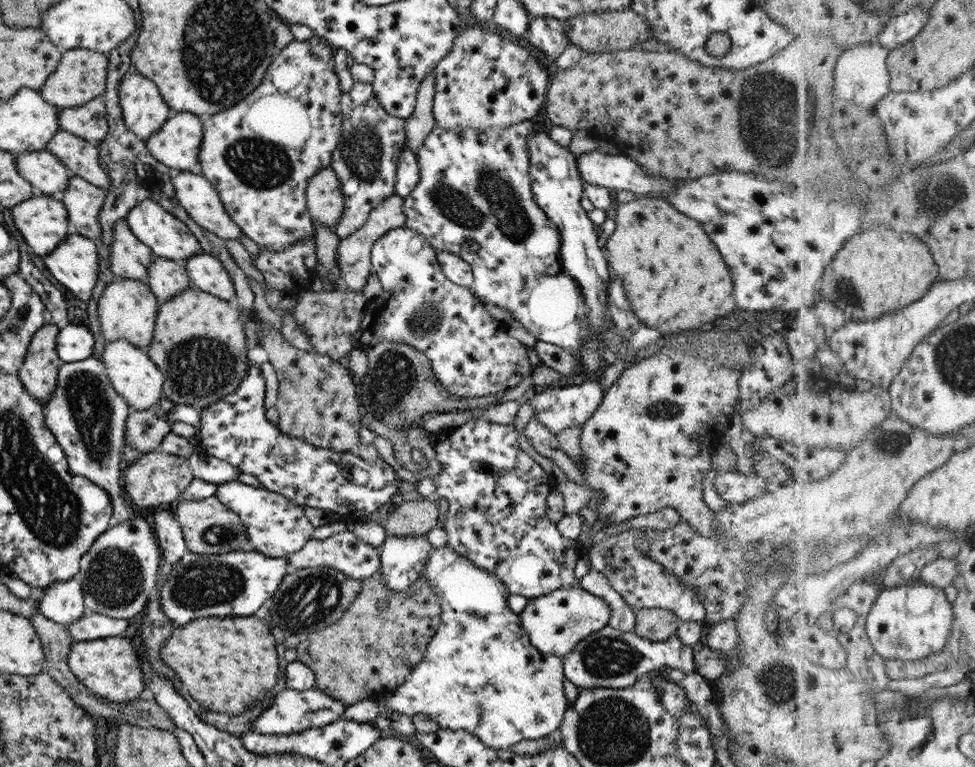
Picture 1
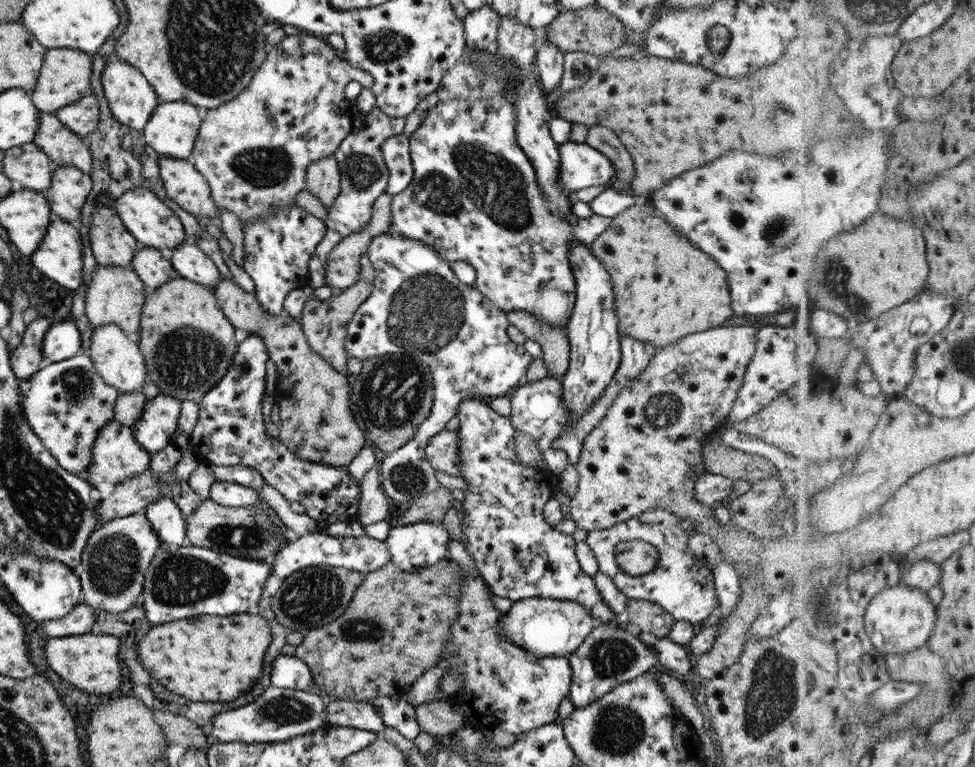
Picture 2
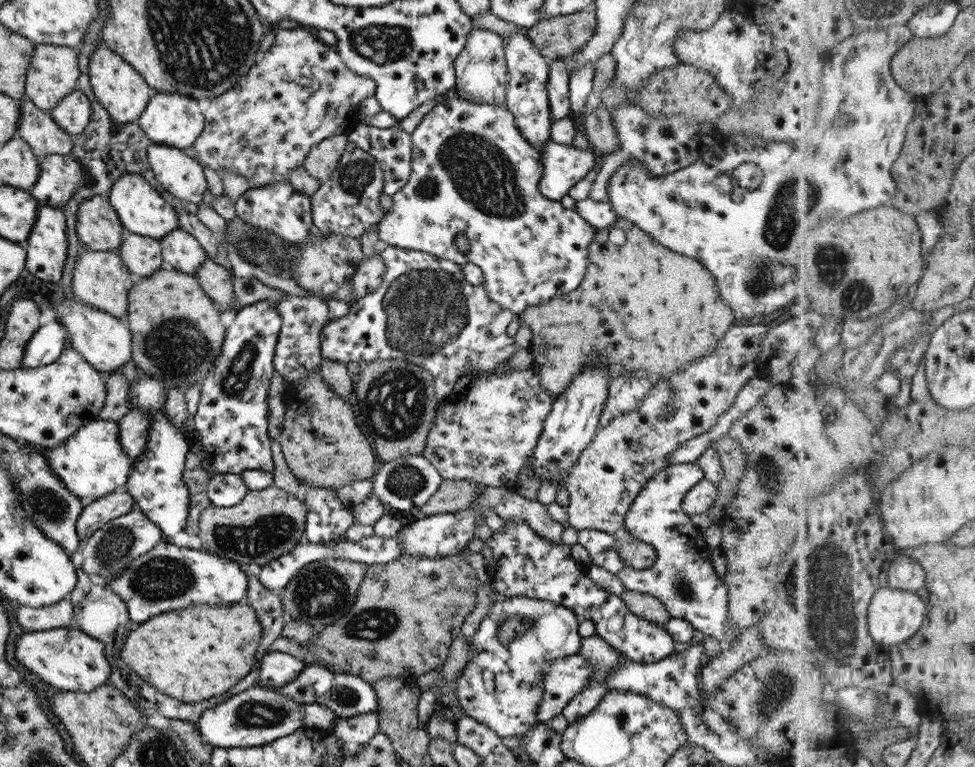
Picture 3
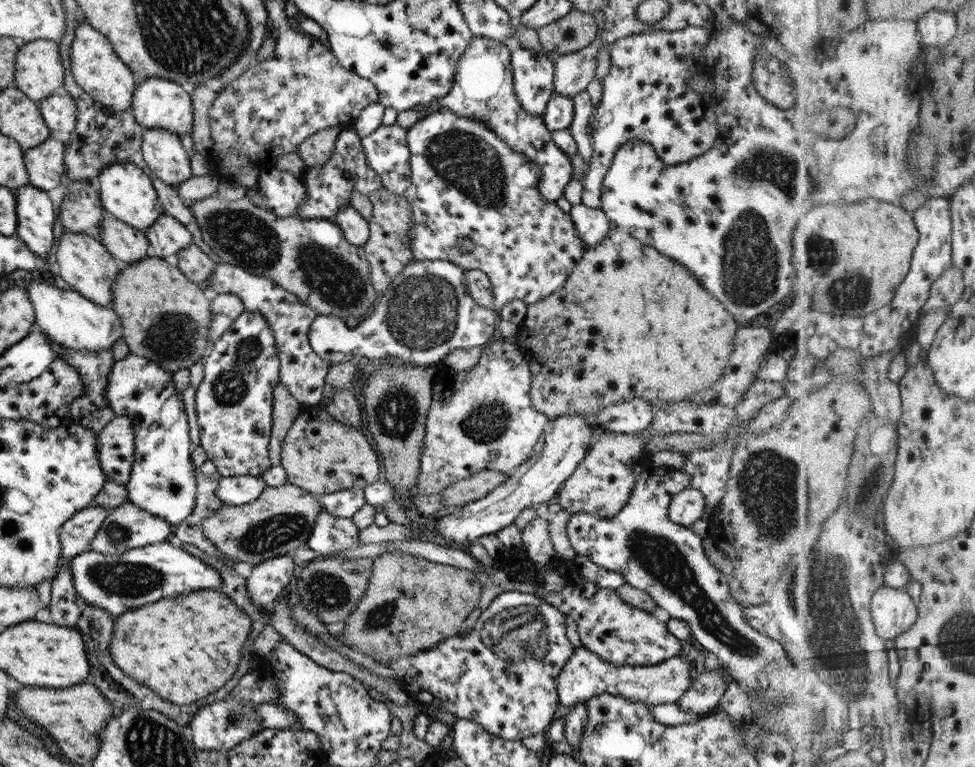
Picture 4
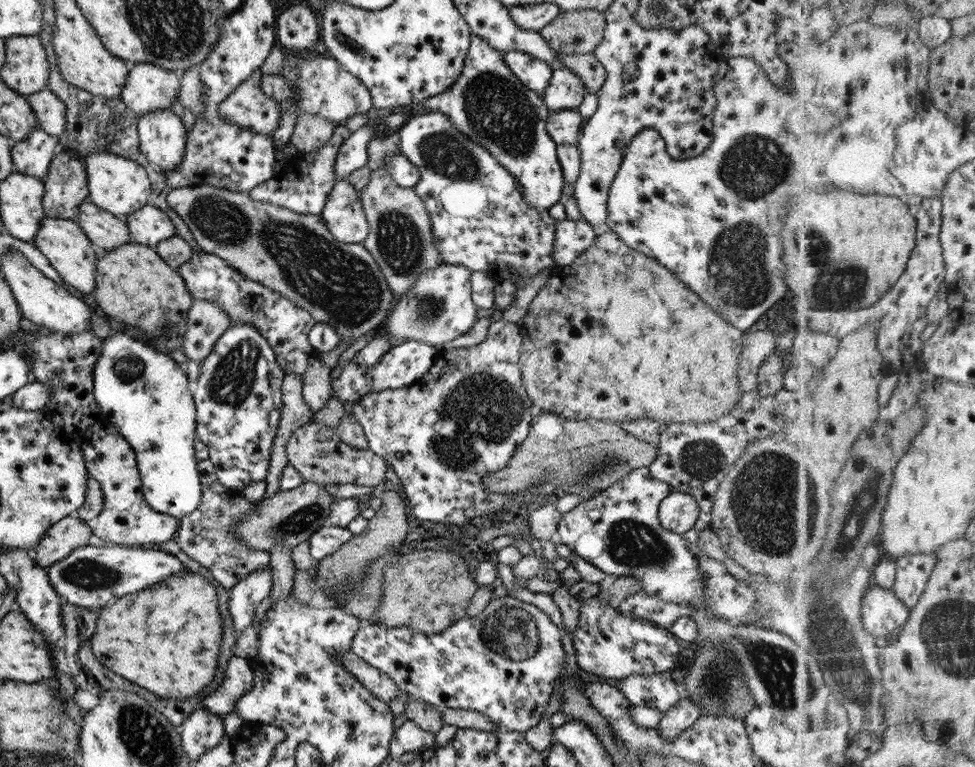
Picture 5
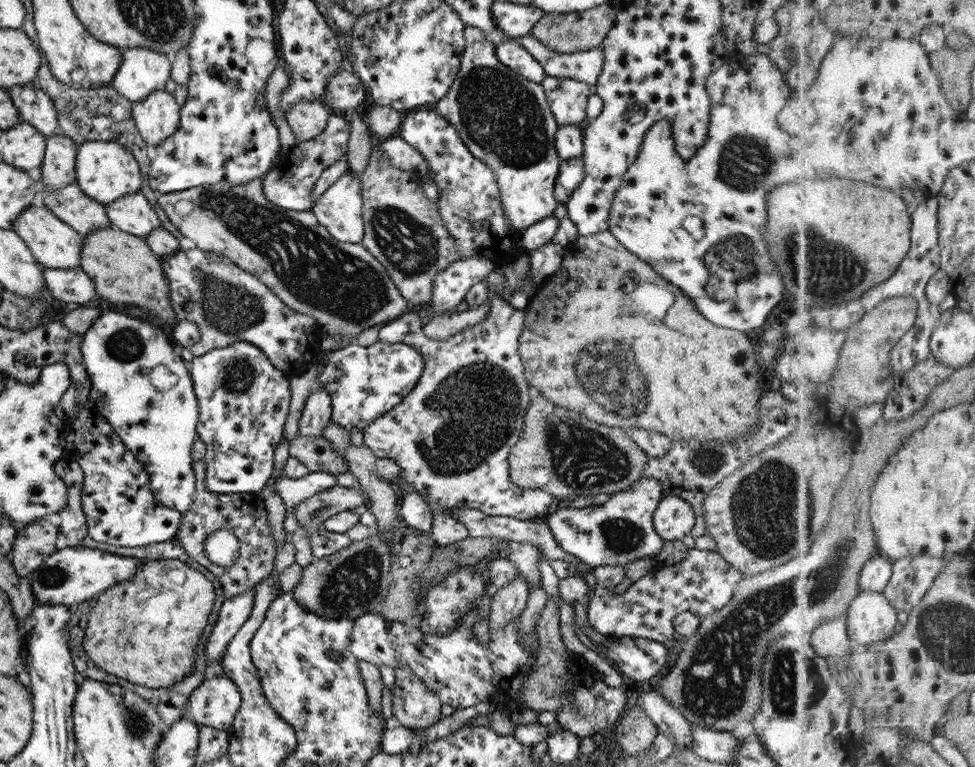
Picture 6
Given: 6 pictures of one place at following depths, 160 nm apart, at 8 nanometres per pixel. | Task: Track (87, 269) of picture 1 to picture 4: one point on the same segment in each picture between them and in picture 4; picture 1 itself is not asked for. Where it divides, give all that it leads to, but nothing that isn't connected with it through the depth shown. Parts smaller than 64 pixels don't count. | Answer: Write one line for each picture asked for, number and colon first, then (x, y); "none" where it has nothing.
2: (58, 257)
3: (45, 258)
4: (35, 216)

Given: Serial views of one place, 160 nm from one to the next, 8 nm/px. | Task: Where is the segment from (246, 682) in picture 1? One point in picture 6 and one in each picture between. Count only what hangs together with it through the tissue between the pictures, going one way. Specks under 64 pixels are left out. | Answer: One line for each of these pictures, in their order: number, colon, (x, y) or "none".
2: (203, 658)
3: (190, 655)
4: (185, 648)
5: (166, 639)
6: (144, 630)

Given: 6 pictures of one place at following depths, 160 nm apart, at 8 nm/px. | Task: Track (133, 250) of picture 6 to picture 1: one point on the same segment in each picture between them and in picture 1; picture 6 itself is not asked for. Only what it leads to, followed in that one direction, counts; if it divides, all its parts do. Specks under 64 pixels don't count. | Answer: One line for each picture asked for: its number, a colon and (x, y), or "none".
1: (197, 344)
2: (187, 343)
3: (175, 331)
4: (164, 317)
5: (132, 284)

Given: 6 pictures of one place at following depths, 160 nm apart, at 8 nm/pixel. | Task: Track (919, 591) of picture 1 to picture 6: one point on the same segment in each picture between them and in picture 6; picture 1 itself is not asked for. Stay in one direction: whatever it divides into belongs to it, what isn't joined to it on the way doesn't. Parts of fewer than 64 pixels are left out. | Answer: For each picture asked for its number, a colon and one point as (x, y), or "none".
2: (900, 619)
3: (895, 615)
4: (894, 612)
5: (884, 613)
6: (871, 617)

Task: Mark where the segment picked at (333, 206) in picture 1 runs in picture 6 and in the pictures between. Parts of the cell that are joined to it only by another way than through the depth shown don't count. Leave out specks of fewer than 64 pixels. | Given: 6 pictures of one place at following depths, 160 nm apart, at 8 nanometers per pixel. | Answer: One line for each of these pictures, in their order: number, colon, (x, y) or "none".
2: (322, 178)
3: (319, 162)
4: (314, 150)
5: (309, 132)
6: (307, 119)

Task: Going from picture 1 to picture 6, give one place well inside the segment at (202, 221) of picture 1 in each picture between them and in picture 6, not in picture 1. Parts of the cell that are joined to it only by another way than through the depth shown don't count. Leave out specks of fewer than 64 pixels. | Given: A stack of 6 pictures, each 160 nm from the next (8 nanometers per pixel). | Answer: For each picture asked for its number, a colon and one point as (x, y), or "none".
2: (182, 183)
3: (179, 174)
4: (162, 151)
5: (161, 137)
6: (156, 116)

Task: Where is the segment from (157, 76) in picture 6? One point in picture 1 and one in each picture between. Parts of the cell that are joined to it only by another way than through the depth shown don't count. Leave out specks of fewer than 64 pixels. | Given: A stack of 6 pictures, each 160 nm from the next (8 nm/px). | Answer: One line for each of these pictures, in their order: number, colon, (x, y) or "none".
1: (176, 144)
2: (171, 129)
3: (171, 119)
4: (156, 103)
5: (147, 88)

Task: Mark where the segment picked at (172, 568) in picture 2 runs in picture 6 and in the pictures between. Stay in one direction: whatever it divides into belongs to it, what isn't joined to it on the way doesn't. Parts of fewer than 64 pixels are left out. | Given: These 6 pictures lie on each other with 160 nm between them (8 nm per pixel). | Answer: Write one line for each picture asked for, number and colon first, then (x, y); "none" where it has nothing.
3: (166, 578)
4: (118, 583)
5: (93, 575)
6: (70, 575)

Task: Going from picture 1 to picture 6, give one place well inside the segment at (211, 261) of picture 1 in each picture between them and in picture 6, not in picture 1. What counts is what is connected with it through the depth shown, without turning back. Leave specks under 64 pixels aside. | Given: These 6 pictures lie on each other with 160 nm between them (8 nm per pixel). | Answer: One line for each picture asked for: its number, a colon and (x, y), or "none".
2: (189, 262)
3: (178, 248)
4: (166, 236)
5: (147, 226)
6: (132, 214)

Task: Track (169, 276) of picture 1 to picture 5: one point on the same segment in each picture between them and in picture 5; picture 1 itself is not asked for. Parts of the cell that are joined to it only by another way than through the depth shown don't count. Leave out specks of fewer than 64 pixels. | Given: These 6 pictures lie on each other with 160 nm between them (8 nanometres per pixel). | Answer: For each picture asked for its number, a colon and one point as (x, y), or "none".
2: (153, 268)
3: (141, 255)
4: (126, 244)
5: (105, 231)

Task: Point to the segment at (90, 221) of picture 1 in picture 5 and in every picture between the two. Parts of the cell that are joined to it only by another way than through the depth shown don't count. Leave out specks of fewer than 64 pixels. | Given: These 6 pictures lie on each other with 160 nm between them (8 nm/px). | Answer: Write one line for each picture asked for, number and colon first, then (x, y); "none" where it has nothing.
2: (68, 187)
3: (58, 176)
4: (44, 164)
5: (30, 156)

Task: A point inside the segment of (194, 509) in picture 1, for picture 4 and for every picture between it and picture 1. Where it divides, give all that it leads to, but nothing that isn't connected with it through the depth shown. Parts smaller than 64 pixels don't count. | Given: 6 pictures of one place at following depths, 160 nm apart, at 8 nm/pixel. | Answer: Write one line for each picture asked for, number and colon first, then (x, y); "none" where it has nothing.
2: (254, 532)
3: (265, 524)
4: (279, 520)

